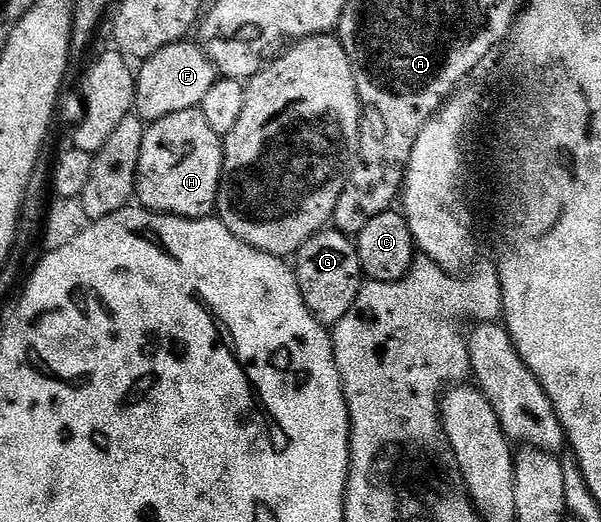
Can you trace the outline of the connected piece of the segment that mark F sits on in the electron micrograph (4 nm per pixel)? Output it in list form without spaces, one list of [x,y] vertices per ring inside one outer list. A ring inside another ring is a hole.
[[[181,40],[159,50],[154,56],[143,59],[136,77],[135,113],[140,113],[144,124],[151,124],[170,116],[174,112],[195,110],[214,88],[218,71],[203,49],[195,41]],[[193,42],[193,43],[192,43]]]

